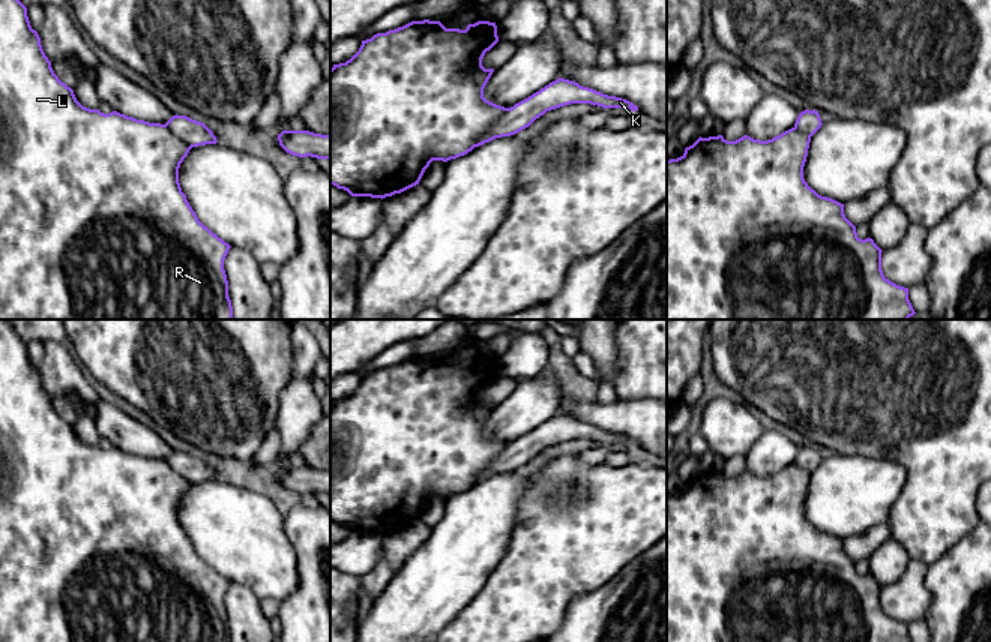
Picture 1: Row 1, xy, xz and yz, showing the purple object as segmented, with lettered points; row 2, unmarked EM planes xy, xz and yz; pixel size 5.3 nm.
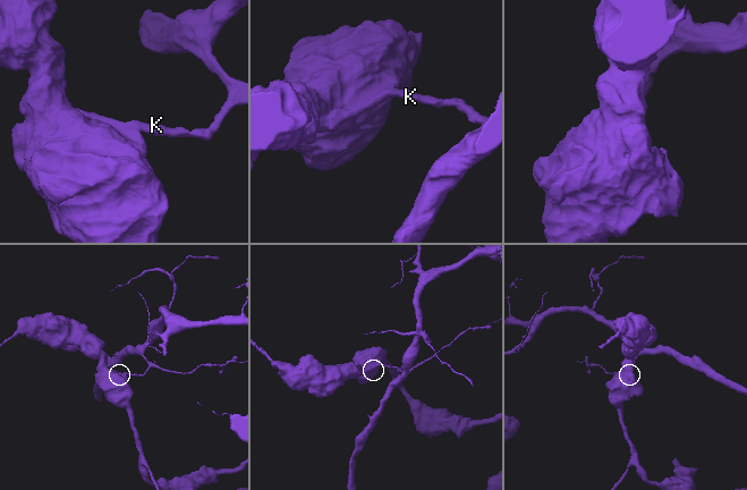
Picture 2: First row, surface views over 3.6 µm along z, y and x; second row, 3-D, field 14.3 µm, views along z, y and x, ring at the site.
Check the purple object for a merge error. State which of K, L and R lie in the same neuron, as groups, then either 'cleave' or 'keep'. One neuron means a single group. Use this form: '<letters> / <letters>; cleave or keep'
K / L R; cleave

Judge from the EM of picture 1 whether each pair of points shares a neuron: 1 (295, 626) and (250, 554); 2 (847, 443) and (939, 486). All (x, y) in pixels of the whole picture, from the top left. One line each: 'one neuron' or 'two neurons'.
1: two neurons
2: one neuron

